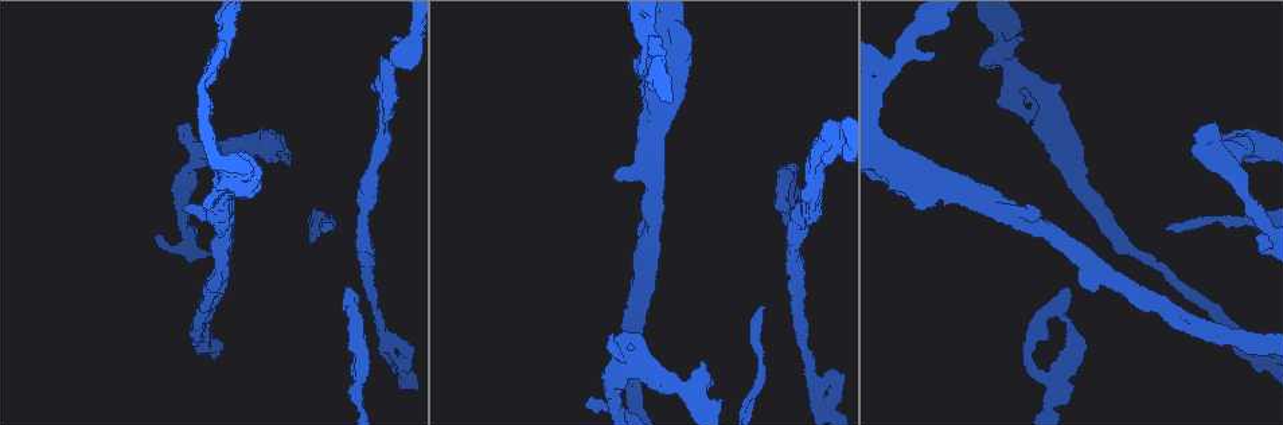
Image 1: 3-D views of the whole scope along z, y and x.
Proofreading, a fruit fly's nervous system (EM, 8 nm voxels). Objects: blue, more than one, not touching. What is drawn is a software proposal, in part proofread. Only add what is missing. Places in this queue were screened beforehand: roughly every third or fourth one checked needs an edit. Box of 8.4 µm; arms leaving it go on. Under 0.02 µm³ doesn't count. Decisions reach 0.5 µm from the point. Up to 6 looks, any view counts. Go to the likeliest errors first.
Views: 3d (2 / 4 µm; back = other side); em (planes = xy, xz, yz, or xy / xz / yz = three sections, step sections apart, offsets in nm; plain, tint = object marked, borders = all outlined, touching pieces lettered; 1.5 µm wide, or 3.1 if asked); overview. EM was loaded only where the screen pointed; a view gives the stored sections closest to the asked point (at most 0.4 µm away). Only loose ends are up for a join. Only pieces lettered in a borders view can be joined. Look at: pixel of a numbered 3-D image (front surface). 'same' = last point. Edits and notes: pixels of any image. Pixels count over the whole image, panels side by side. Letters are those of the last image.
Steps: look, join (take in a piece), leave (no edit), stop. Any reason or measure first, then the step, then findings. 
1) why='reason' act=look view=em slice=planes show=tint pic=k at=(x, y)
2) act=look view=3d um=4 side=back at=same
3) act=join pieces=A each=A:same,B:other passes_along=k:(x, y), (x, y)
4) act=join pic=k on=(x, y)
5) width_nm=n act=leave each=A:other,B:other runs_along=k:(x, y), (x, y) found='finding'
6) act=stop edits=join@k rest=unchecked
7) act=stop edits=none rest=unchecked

why='branch stops here' act=look view=3d um=4 pic=1 at=(612, 334)

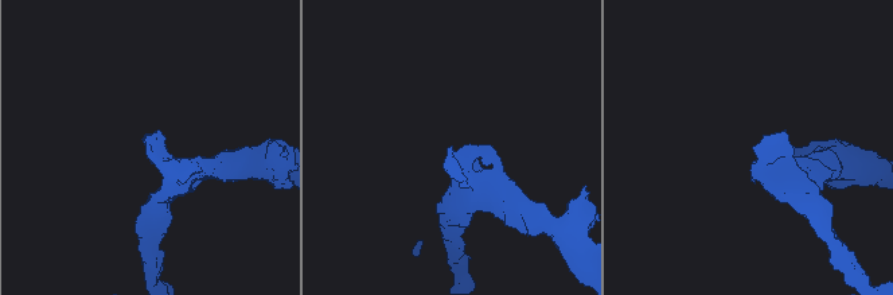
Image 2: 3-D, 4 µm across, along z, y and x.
act=look view=em slice=planes show=borders pic=2 at=(448, 148)

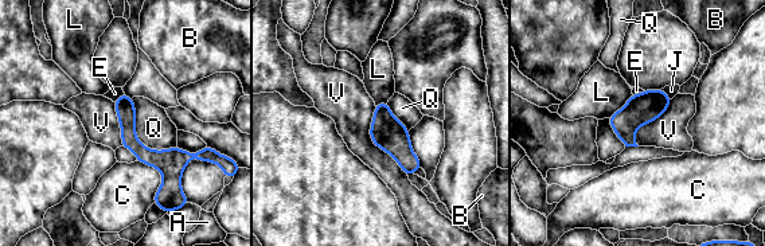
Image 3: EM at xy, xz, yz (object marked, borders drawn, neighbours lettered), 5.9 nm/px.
act=leave each=A:other,B:other,C:other,E:other,J:other,L:other,Q:other,V:other found='no lettered piece goes on from it'

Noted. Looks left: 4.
why='free end' act=look view=3d um=2 pic=1 at=(347, 286)

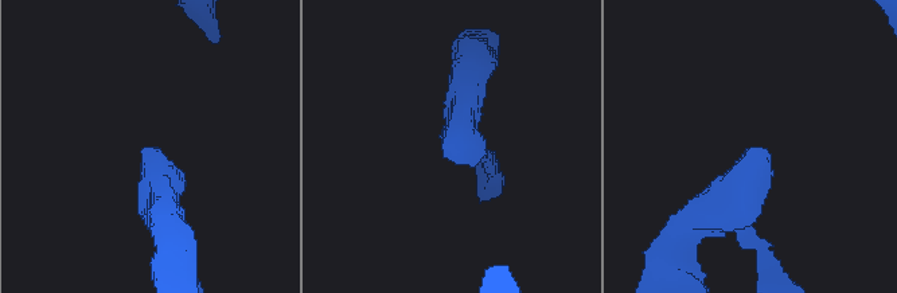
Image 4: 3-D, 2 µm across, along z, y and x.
why='now the EM' act=look view=em slice=planes show=borders pic=4 at=(453, 153)

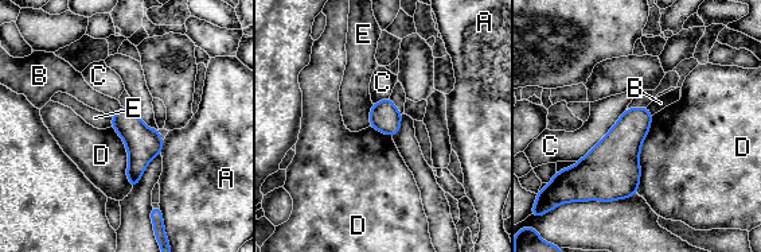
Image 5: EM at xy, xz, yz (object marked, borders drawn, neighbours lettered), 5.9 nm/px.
act=leave each=A:other,B:other,C:other,D:other,E:other border=5:(654, 115), (642, 144), (636, 193) found='no lettered piece goes on from it'

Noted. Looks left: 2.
why='an open end' act=look view=em slice=planes show=borders pic=1 at=(1036, 131)

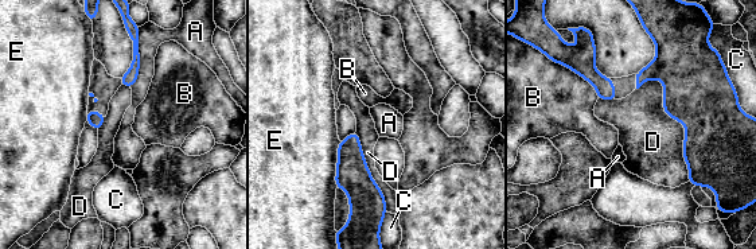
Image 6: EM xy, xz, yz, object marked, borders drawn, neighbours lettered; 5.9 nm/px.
act=leave each=A:other,B:other,C:other,D:other,E:other border=6:(341, 141), (338, 147), (335, 187) found='none of them fits'

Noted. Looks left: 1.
act=stop edits=none rest=unchecked

